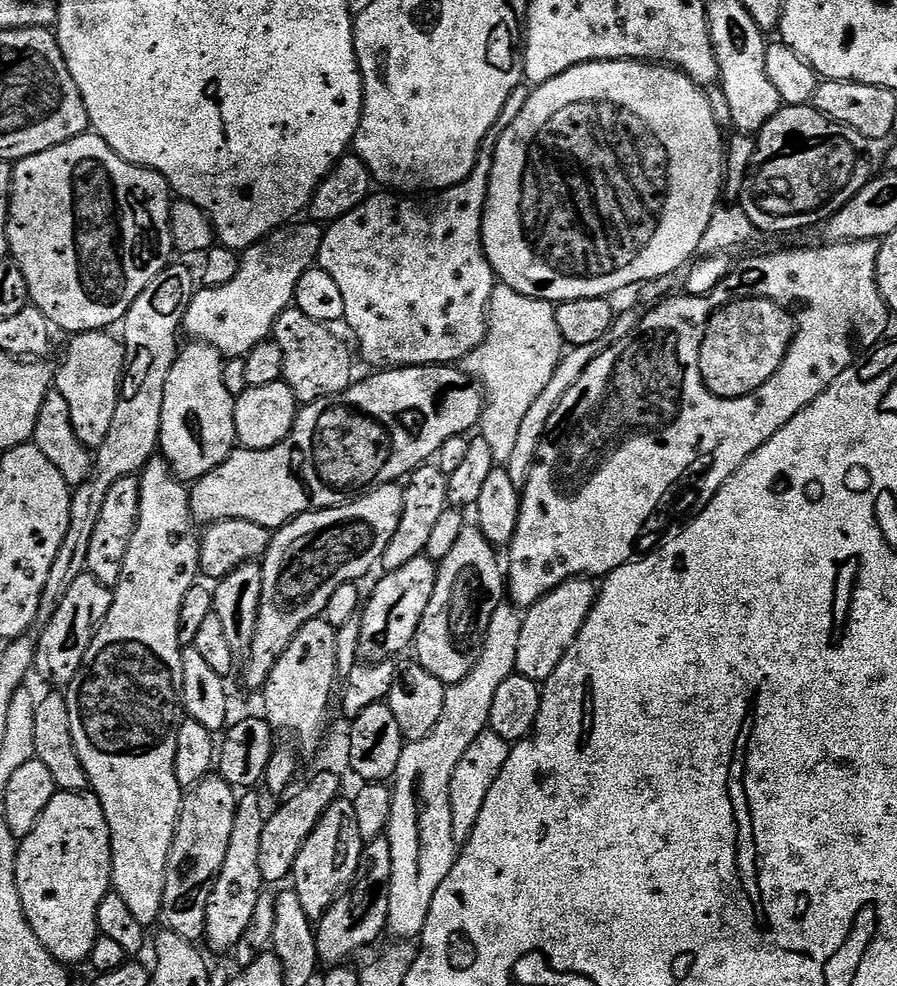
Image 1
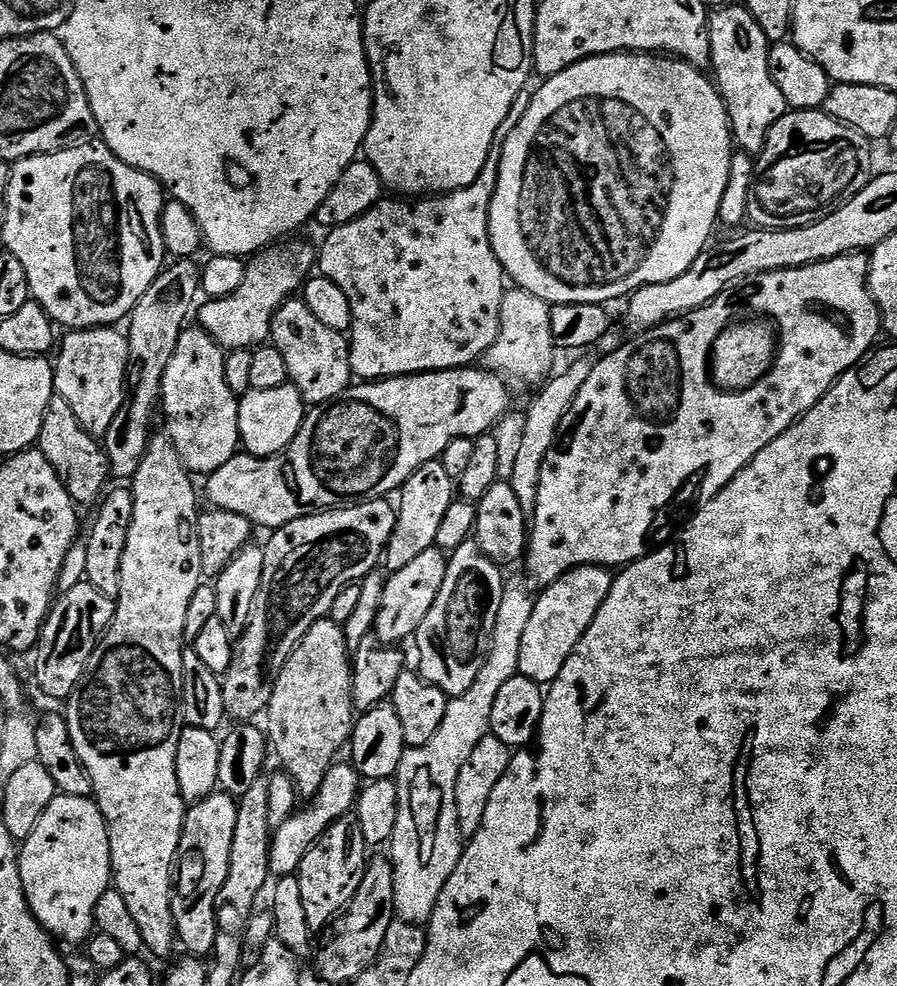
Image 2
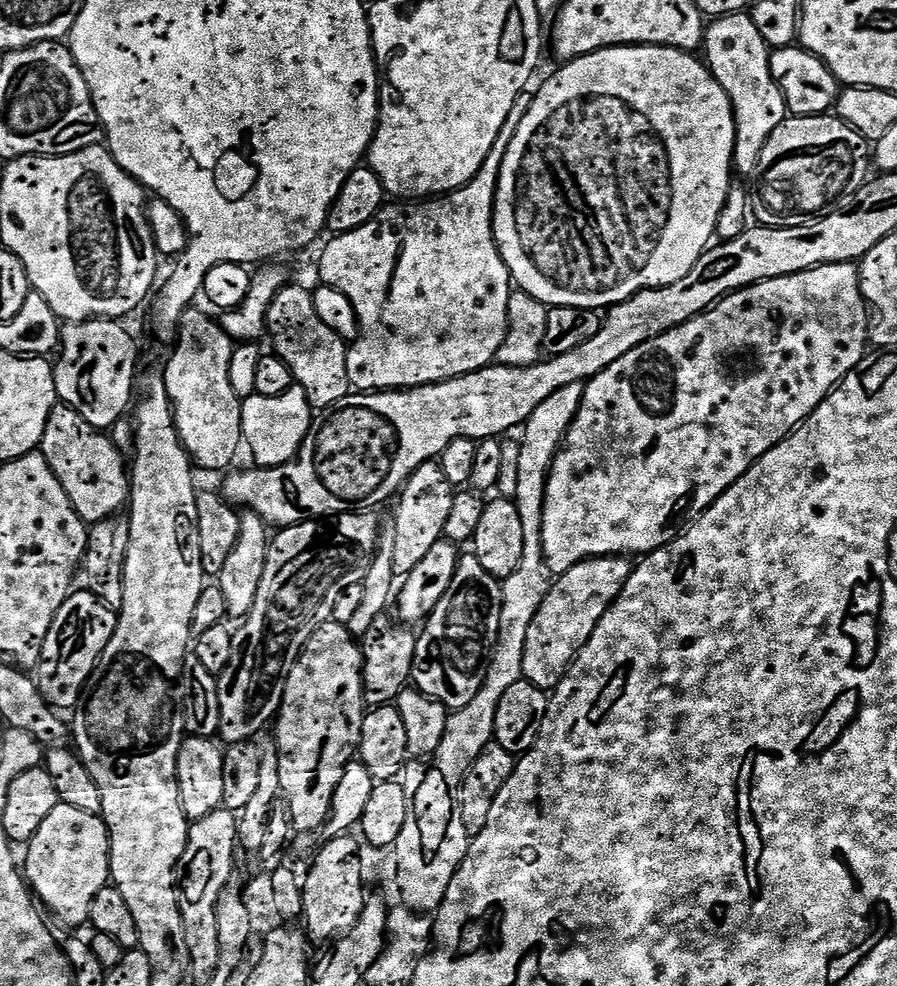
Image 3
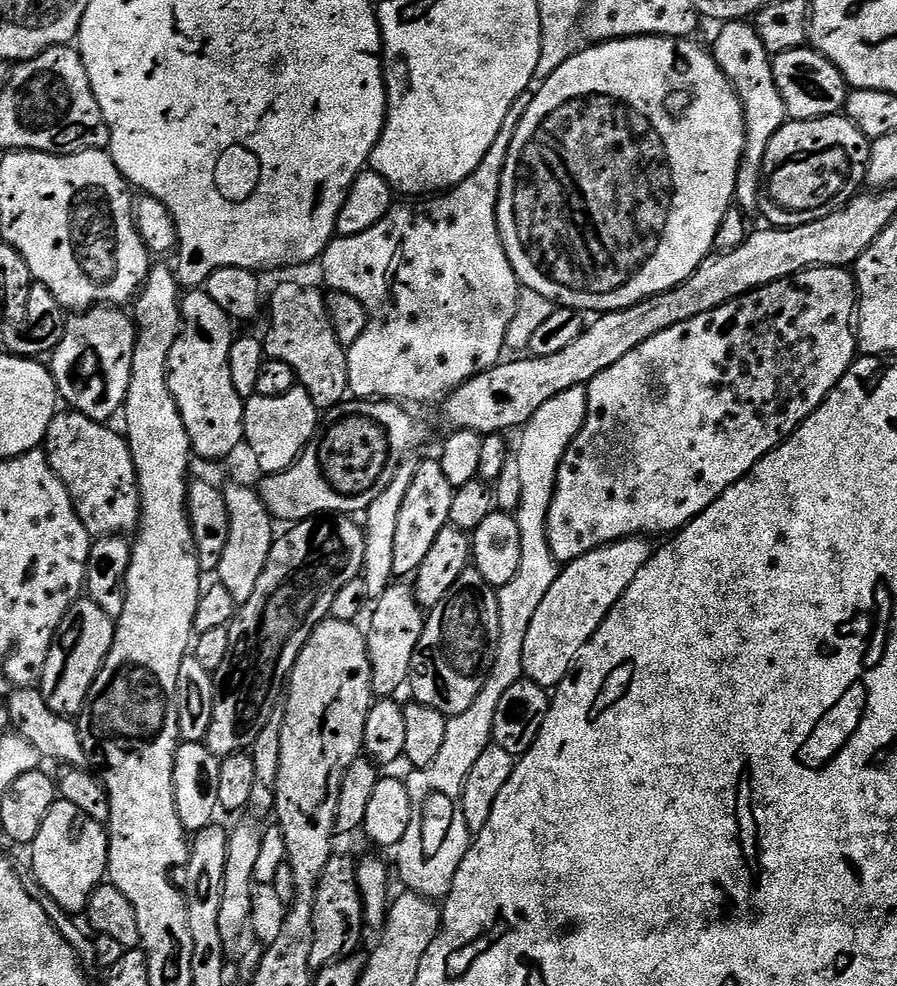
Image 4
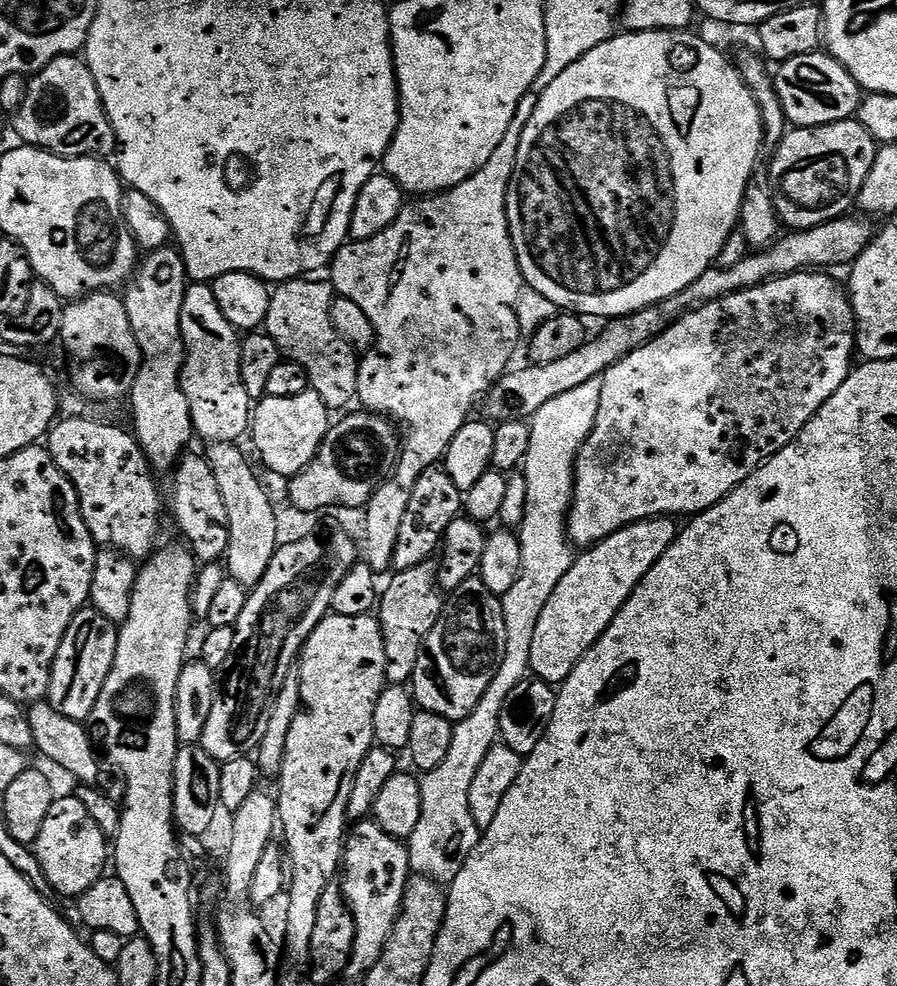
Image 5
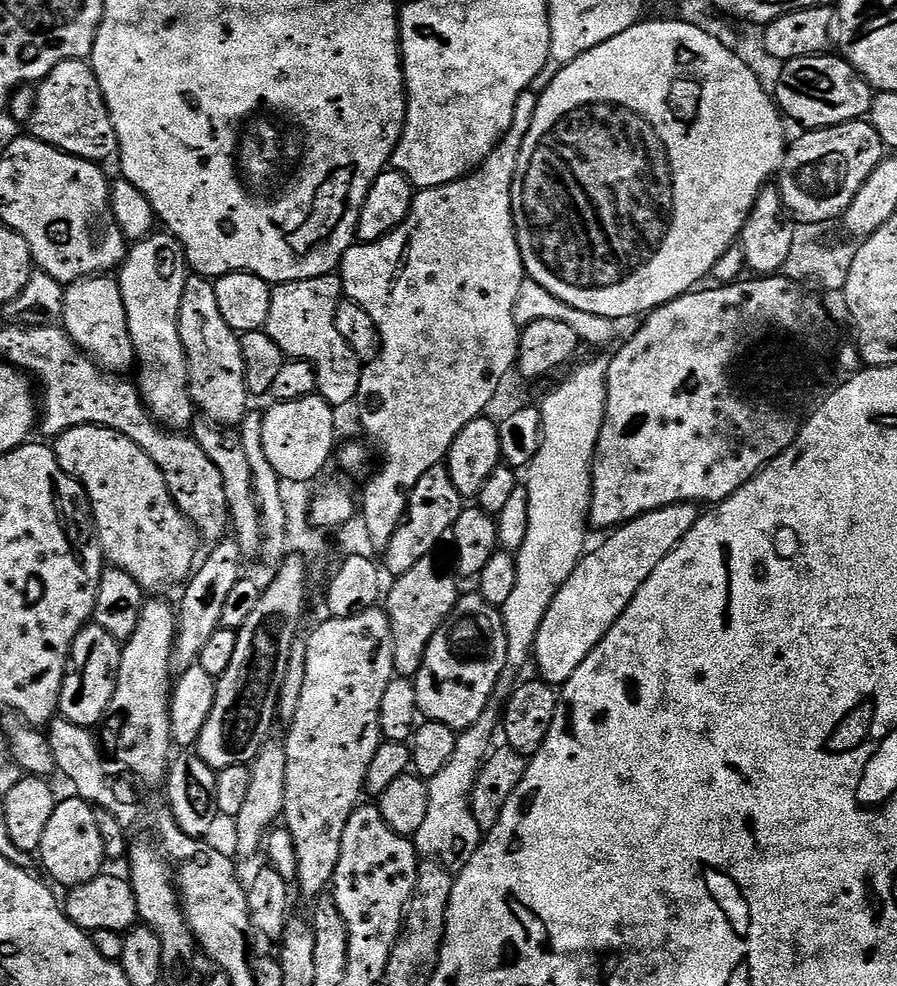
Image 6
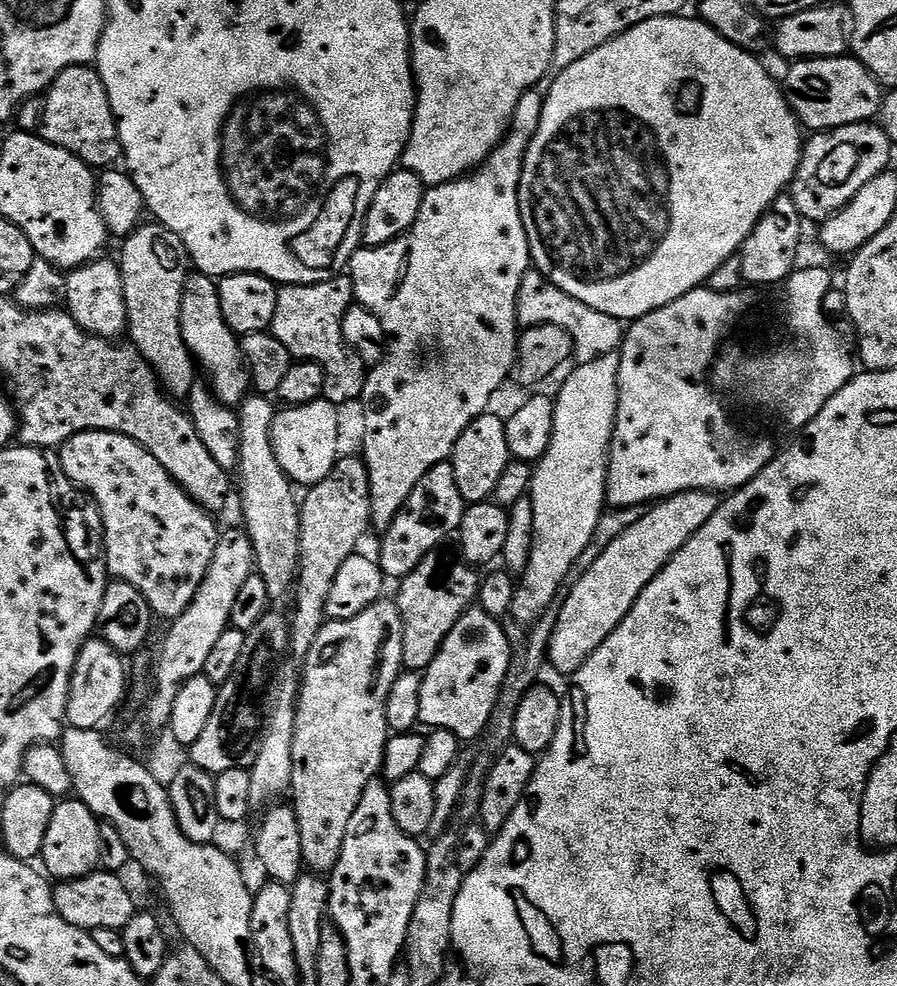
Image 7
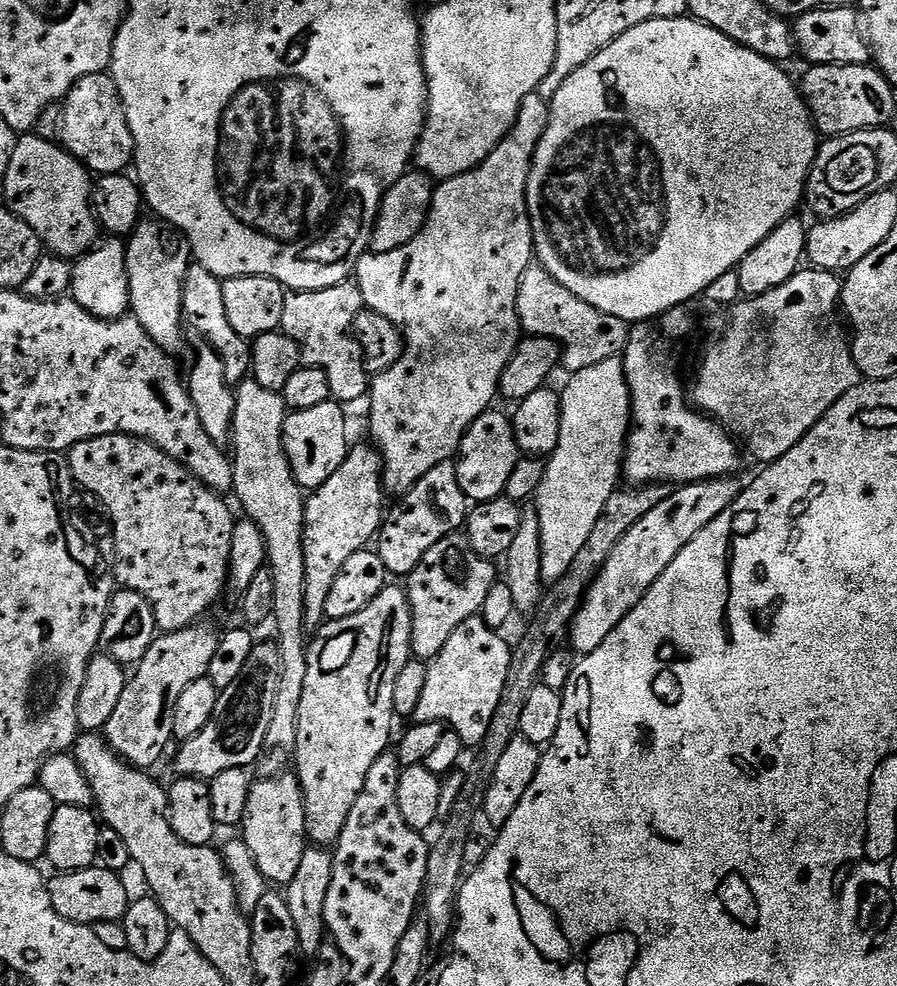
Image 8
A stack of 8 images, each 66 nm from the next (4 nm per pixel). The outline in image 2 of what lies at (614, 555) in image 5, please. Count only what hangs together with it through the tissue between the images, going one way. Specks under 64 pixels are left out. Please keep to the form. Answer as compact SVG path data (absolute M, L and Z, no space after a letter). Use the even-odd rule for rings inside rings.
M573 568L553 584L547 585L541 596L539 593L535 597L536 605L522 634L522 650L518 650L519 675L541 686L555 682L558 674L562 674L562 666L566 666L576 652L578 642L586 634L590 622L594 622L594 614L598 614L602 602L606 602L613 579L613 573L607 568Z

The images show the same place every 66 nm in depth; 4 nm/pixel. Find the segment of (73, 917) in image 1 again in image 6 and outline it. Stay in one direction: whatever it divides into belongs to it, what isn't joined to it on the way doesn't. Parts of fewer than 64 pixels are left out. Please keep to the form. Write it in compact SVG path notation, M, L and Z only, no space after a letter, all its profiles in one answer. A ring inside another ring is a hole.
M75 794L69 796L69 800L61 799L56 805L54 814L50 814L50 823L46 825L46 834L42 834L38 853L38 860L42 868L45 868L58 883L64 884L63 886L75 886L90 882L94 877L101 875L103 868L100 867L106 864L102 834L98 834L97 809Z

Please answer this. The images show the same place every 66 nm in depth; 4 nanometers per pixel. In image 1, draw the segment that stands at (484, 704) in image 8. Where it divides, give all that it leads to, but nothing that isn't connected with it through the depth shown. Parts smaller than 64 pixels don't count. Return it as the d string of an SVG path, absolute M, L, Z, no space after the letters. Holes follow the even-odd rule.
M465 526L450 554L439 561L436 585L426 614L416 631L415 659L445 686L456 685L472 670L482 654L486 629L494 610L506 600L506 572L496 561L497 549L476 526Z

